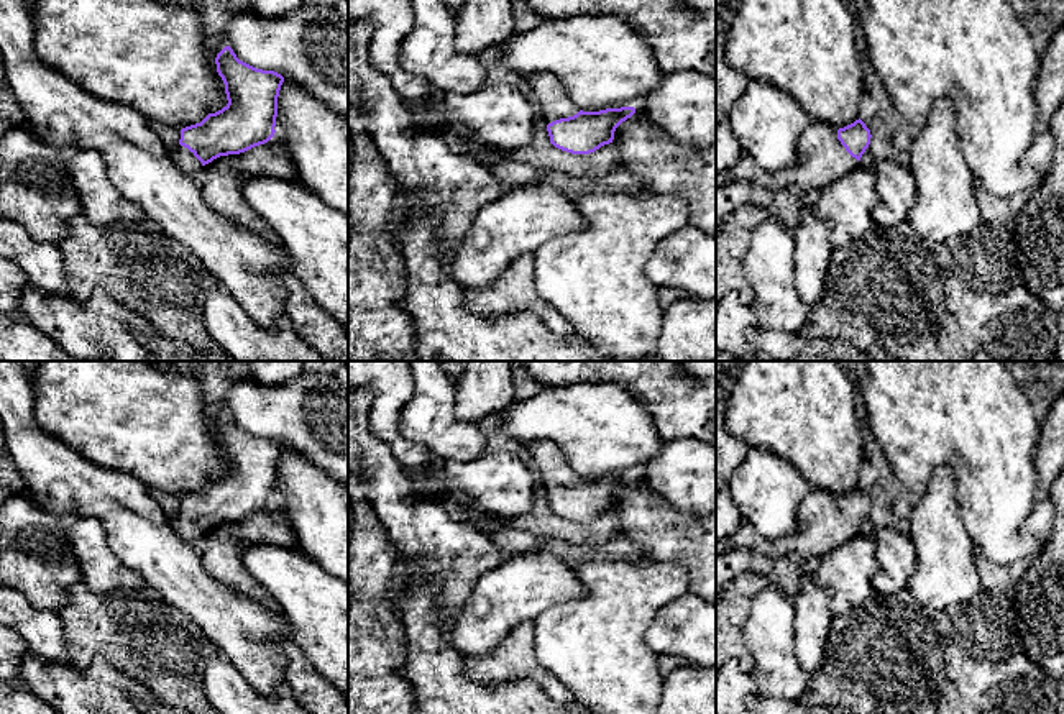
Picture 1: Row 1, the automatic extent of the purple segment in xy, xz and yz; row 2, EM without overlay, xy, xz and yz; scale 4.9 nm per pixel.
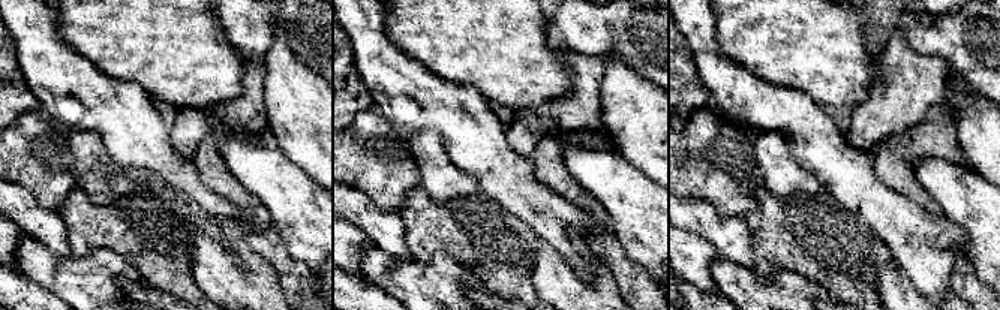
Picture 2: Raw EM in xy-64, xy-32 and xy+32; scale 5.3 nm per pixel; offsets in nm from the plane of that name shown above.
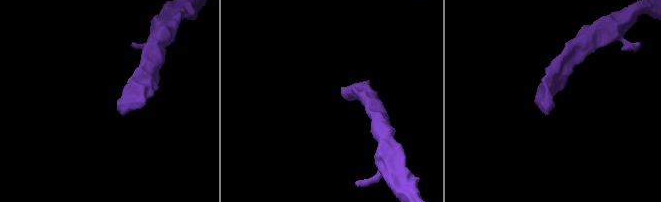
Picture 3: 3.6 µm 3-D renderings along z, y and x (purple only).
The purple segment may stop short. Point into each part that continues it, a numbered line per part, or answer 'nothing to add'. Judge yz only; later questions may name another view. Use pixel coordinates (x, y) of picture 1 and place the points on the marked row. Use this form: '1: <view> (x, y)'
1: yz (823, 160)

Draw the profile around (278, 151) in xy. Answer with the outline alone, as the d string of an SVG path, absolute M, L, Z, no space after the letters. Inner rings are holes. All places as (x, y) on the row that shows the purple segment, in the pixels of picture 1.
M274 135L264 144L240 154L220 156L205 164L199 174L202 197L205 204L222 217L261 236L268 243L279 246L279 236L250 207L241 194L241 181L248 176L299 181L286 146Z

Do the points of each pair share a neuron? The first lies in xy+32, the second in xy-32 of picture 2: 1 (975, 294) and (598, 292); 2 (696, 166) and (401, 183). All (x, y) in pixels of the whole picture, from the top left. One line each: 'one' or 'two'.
1: two
2: one

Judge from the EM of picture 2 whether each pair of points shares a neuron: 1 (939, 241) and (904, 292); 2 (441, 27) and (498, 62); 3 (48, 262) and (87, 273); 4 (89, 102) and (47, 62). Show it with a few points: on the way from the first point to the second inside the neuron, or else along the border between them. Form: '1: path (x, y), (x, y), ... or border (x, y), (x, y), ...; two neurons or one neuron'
1: border (894, 259), (921, 294); two neurons
2: path (455, 27), (464, 27), (485, 48); one neuron
3: path (56, 273), (77, 273); one neuron
4: path (78, 93), (57, 72); one neuron

